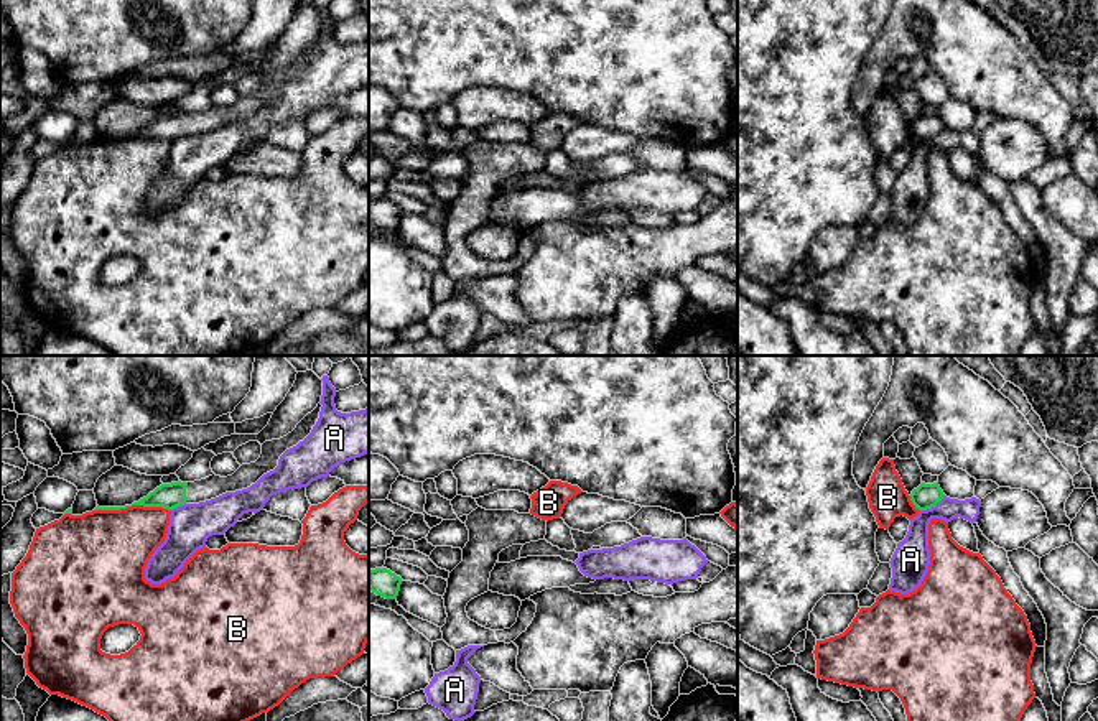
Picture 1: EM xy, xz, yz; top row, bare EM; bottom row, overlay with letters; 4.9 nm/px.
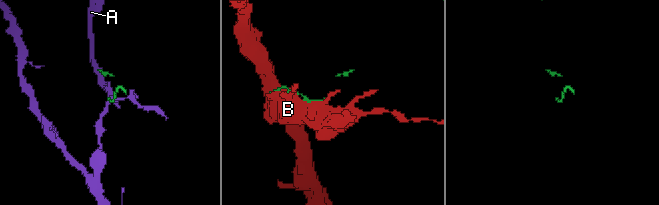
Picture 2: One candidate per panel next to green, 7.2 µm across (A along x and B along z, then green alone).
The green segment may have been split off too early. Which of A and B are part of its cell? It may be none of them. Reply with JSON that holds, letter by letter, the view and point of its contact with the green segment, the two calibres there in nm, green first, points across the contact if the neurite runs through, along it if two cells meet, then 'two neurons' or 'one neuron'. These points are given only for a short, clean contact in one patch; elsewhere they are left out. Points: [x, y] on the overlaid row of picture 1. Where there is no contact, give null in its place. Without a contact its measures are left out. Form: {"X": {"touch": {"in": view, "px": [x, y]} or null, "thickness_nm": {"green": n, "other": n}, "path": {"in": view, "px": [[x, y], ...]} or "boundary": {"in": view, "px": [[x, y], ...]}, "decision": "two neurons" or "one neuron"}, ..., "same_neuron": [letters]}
{"A": {"touch": {"in": "yz", "px": [932, 506]}, "thickness_nm": {"green": 120, "other": 160}, "boundary": {"in": "yz", "px": [[945, 496], [934, 506], [921, 511]]}, "decision": "two neurons"}, "B": {"touch": {"in": "xy", "px": [132, 504]}, "thickness_nm": {"green": 130, "other": 380}, "decision": "two neurons"}, "same_neuron": []}

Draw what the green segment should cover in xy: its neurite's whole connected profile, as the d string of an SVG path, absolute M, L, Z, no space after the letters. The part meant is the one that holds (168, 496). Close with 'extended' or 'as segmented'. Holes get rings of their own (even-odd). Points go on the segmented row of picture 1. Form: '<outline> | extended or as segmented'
M321 403L308 413L296 428L280 440L265 441L262 444L262 454L255 463L242 464L232 476L209 476L194 482L171 482L161 484L147 497L133 502L132 505L143 507L163 507L173 510L184 504L199 504L216 499L226 492L235 492L250 487L263 474L273 471L278 466L280 456L303 441L316 425L321 412Z | extended

